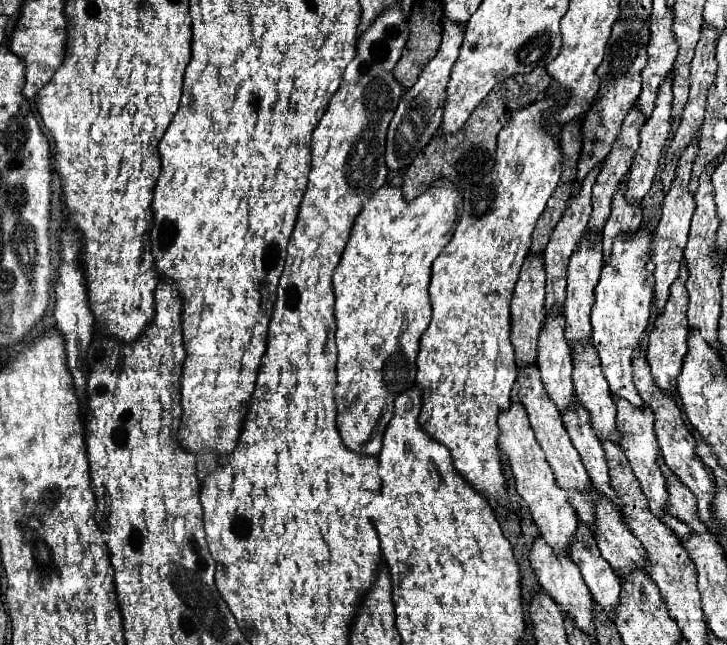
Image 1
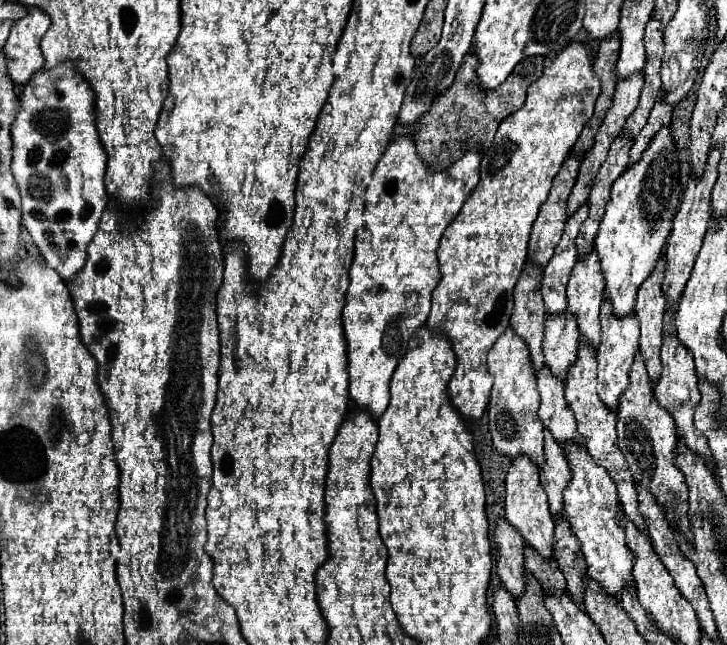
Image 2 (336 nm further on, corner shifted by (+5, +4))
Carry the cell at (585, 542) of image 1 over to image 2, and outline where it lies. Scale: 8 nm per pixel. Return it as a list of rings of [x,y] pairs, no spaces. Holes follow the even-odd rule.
[[[544,433],[544,457],[546,465],[540,469],[540,481],[548,495],[550,511],[554,517],[562,517],[564,513],[564,489],[570,483],[570,469],[566,457],[558,445],[554,445],[550,433]]]

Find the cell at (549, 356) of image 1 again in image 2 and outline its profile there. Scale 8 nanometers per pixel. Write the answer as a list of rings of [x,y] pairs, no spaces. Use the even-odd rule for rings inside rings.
[[[582,205],[578,213],[574,213],[566,221],[566,227],[564,227],[560,243],[556,245],[554,257],[544,269],[540,293],[544,299],[546,315],[560,315],[562,311],[566,311],[566,285],[568,285],[570,271],[578,261],[574,239],[584,221],[586,221],[586,205]]]

